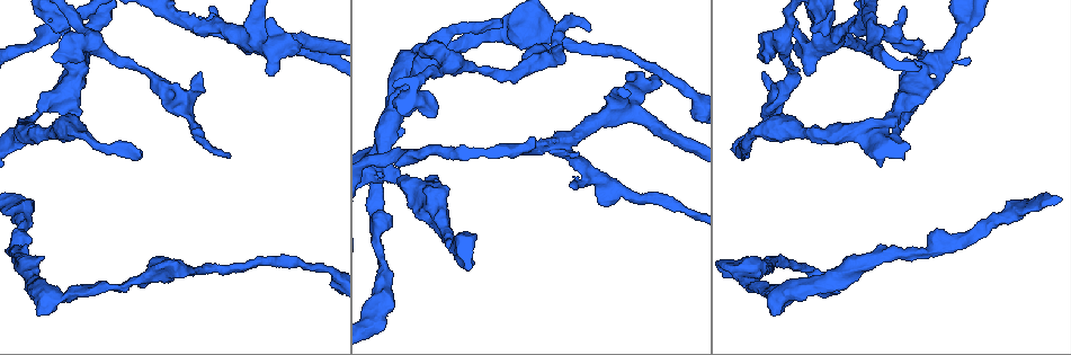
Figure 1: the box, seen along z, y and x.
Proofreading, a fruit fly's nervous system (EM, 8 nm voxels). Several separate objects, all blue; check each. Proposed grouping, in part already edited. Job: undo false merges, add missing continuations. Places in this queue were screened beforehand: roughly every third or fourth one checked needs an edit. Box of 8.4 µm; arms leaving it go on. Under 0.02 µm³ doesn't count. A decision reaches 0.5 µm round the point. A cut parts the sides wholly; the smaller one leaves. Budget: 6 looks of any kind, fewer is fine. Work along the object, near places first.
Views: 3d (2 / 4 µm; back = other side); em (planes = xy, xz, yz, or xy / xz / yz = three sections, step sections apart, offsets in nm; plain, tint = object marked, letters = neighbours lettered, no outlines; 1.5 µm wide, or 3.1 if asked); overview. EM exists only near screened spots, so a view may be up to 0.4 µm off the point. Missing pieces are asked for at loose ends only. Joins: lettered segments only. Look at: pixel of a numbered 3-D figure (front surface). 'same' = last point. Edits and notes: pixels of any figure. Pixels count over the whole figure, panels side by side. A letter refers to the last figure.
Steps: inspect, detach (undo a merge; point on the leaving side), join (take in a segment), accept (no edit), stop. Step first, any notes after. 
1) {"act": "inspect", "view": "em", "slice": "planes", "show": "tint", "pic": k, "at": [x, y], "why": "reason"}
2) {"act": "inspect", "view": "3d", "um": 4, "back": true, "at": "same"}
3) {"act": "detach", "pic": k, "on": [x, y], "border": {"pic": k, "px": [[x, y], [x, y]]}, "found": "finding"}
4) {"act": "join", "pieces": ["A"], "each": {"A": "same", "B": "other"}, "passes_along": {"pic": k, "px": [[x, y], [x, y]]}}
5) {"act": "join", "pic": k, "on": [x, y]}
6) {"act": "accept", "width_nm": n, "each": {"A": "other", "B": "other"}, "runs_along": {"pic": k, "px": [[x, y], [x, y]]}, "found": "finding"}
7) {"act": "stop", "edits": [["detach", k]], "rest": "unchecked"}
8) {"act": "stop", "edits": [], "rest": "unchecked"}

{"act": "inspect", "view": "em", "slice": "planes", "show": "letters", "pic": 1, "at": [451, 60], "why": "arms part here"}

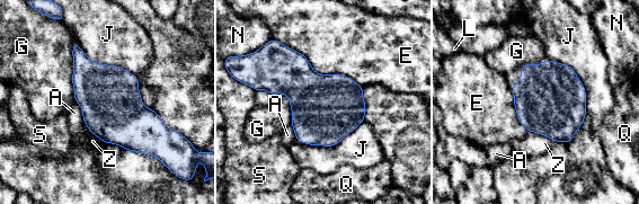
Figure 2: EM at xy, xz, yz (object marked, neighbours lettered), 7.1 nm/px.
{"act": "accept", "each": {"A": "other", "E": "other", "G": "other", "J": "other", "L": "other", "N": "other", "Q": "other", "S": "other", "Z": "other"}, "border": {"pic": 2, "px": [[275, 38], [319, 73], [362, 87]]}, "found": "continuous, no second neuron"}

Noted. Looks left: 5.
{"act": "inspect", "view": "em", "slice": "xy", "step": 8, "show": "letters", "pic": 1, "at": [428, 179], "why": "free end"}

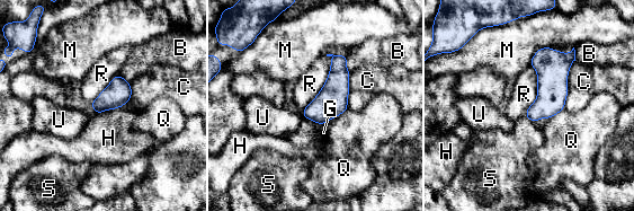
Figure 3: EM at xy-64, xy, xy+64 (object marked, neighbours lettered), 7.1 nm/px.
{"act": "accept", "longest_contact_nm": ["R", 440], "each": {"B": "other", "C": "other", "G": "other", "H": "other", "M": "other", "Q": "other", "R": "other", "S": "other", "U": "other"}, "border": {"pic": 3, "px": [[331, 55], [326, 82], [302, 110]]}, "found": "none of them fits"}

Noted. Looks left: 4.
{"act": "inspect", "view": "3d", "um": 4, "pic": 1, "at": [229, 156], "why": "free end"}

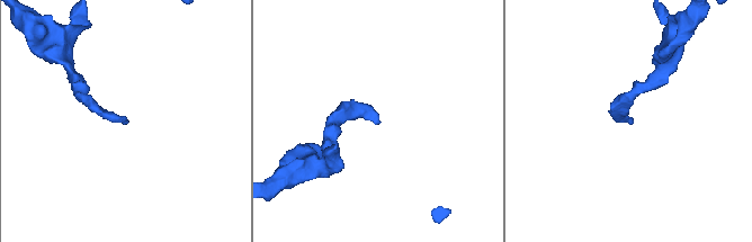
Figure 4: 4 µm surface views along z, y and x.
{"act": "inspect", "view": "em", "slice": "xz", "step": 8, "show": "letters", "pic": 4, "at": [630, 123], "why": "now the EM"}

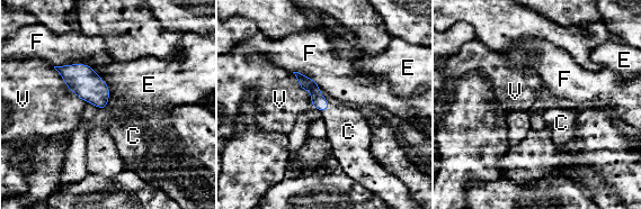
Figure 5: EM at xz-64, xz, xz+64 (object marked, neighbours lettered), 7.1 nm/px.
{"act": "join", "pieces": ["C"], "width_nm": 100, "each": {"C": "same", "E": "other", "F": "other", "V": "other"}, "passes_along": {"pic": 5, "px": [[318, 100], [326, 109], [348, 132]]}, "found": "it goes on there"}

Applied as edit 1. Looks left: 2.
{"act": "stop", "edits": [["join", 5]], "rest": "unchecked"}

